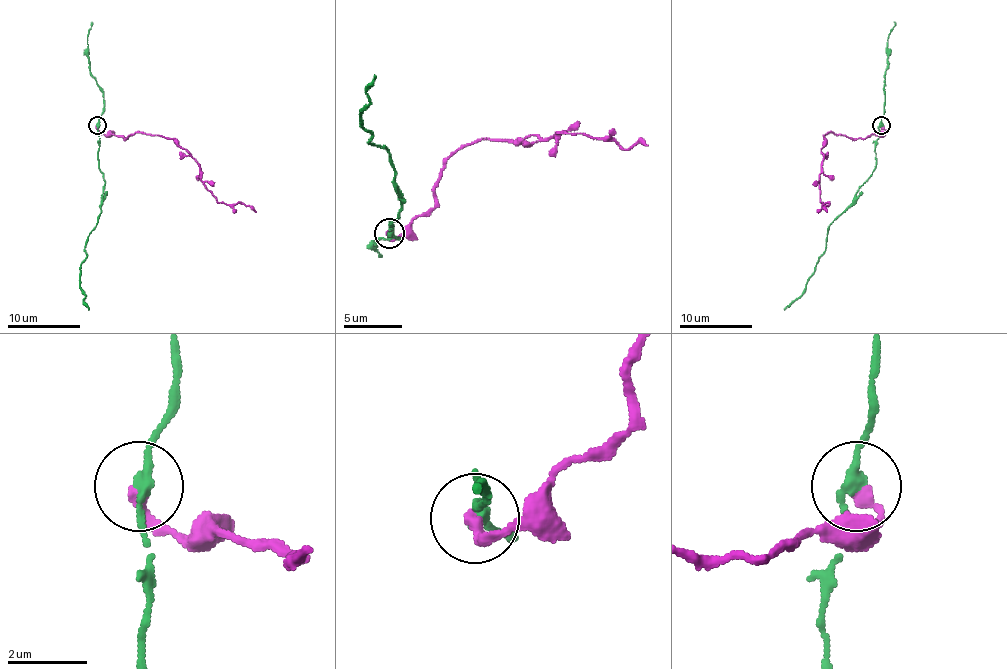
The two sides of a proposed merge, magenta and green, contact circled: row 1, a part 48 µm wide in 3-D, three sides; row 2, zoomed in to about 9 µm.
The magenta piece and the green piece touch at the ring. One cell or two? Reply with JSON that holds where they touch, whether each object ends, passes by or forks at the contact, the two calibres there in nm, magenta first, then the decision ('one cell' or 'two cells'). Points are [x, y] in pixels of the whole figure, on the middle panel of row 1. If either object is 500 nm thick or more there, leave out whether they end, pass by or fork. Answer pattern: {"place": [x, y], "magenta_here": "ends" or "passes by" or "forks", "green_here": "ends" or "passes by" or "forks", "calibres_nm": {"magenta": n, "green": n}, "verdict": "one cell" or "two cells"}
{"place": [389, 233], "magenta_here": "ends", "green_here": "passes by", "calibres_nm": {"magenta": 320, "green": 240}, "verdict": "two cells"}

